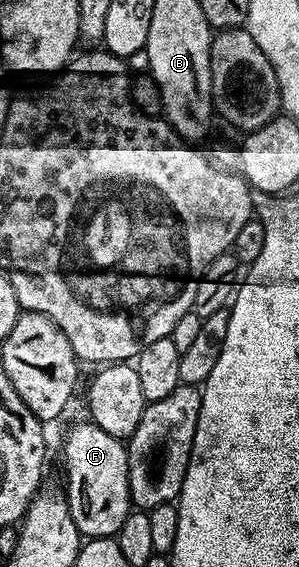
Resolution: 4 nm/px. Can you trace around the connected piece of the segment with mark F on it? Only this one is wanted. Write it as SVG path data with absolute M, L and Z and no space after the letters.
M91 421L74 424L64 439L64 471L68 474L66 498L70 517L74 517L74 525L80 530L81 536L88 539L115 537L122 529L122 521L126 521L129 511L134 507L130 497L128 448L125 440L110 437L106 429L98 429L98 425Z

